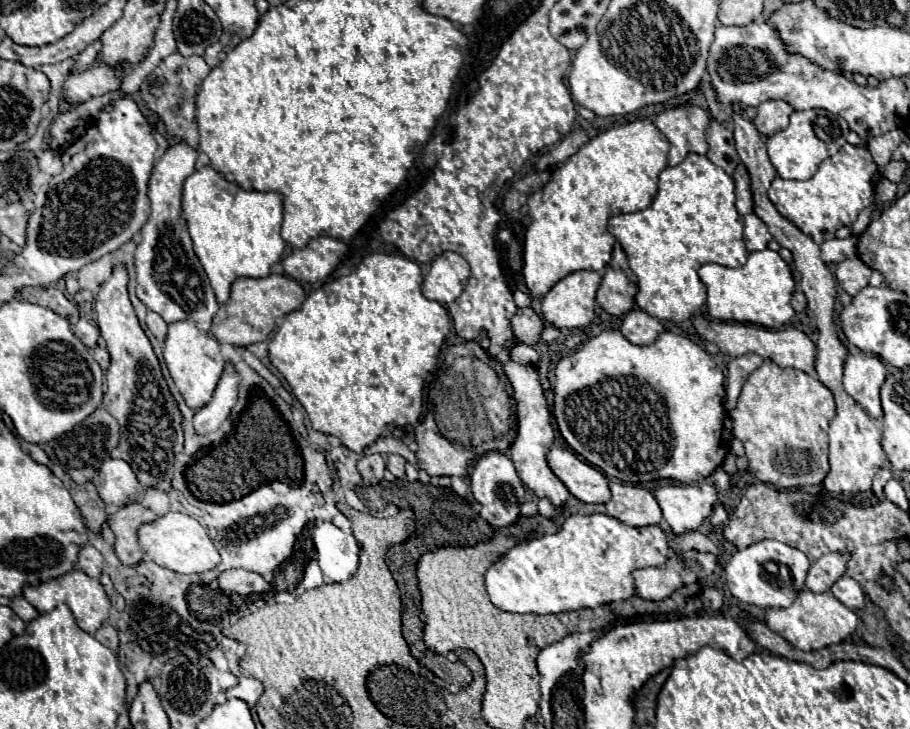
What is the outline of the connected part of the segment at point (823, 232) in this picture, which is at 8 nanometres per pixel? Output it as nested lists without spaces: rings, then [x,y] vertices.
[[[862,142],[860,146],[844,144],[836,156],[820,164],[818,172],[810,180],[798,182],[776,176],[772,180],[768,196],[782,216],[786,216],[792,224],[796,224],[816,244],[822,244],[834,238],[838,228],[852,226],[856,216],[872,204],[872,186],[876,170],[878,166],[872,160],[866,142]]]

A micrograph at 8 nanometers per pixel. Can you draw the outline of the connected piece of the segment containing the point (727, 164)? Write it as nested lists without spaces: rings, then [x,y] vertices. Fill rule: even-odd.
[[[712,120],[708,132],[706,132],[706,142],[710,144],[708,150],[708,158],[720,166],[726,174],[732,174],[734,168],[740,164],[740,158],[736,162],[736,148],[734,148],[734,136],[732,130],[728,130],[726,126],[718,124],[716,120]]]

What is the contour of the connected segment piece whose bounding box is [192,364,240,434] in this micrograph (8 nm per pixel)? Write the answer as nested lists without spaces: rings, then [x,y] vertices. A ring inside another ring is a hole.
[[[228,364],[222,380],[216,386],[214,398],[194,414],[194,430],[198,434],[208,434],[208,432],[216,432],[230,416],[236,400],[238,400],[238,384],[240,384],[240,376],[236,374],[234,366]]]

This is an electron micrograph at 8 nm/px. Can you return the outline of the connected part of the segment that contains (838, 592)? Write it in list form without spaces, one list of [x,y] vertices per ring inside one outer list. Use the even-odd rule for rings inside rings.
[[[842,576],[832,586],[832,594],[850,610],[864,610],[864,606],[866,606],[866,594],[864,594],[862,586],[848,576]]]

